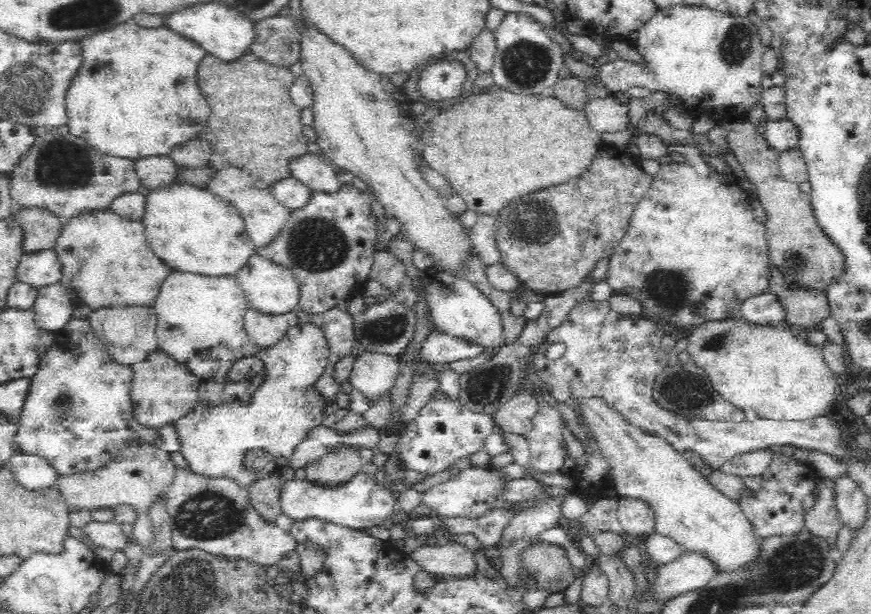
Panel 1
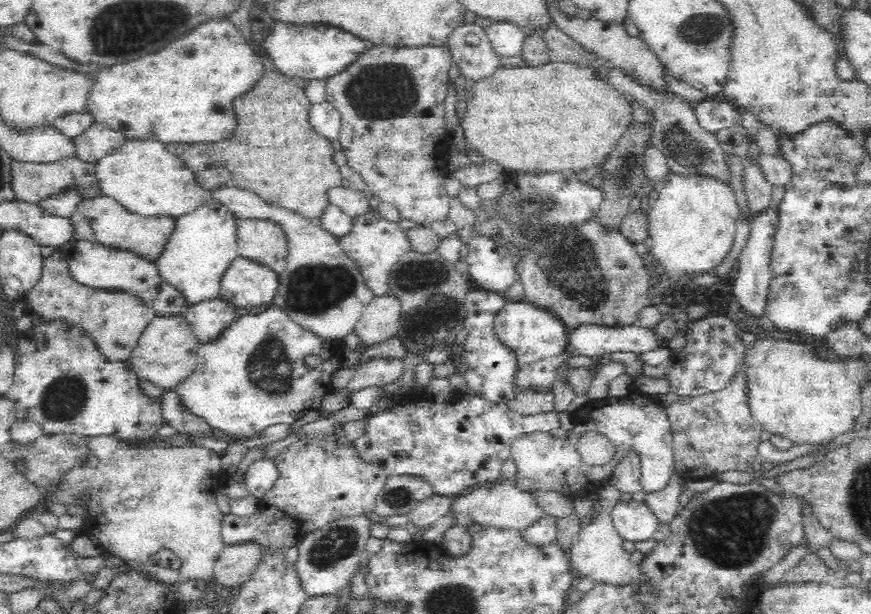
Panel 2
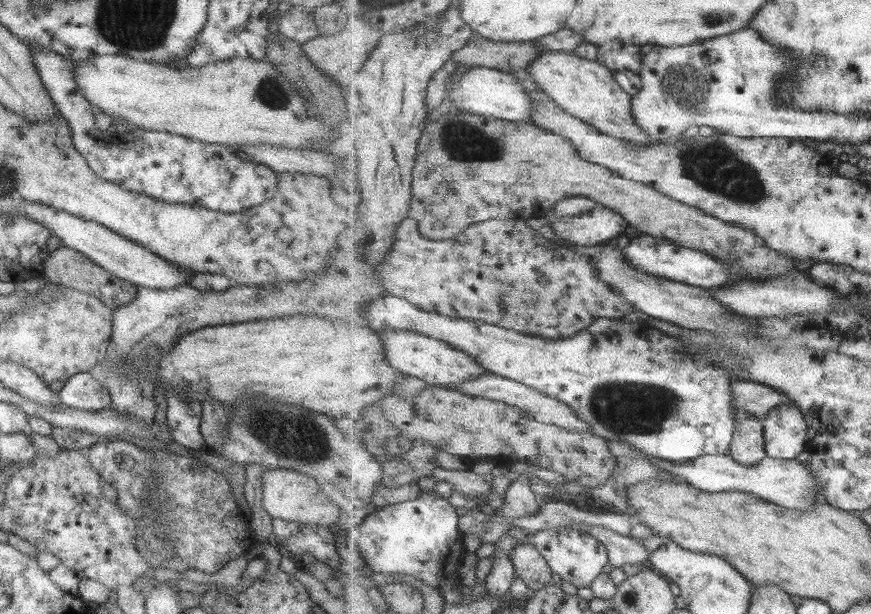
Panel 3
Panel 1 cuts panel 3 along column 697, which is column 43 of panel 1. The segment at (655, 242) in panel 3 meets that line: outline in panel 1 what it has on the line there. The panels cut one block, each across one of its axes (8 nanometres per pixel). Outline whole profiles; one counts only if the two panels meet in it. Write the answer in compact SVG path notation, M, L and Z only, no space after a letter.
M54 249L24 253L16 269L16 278L39 289L58 283L62 276L61 268L61 262Z

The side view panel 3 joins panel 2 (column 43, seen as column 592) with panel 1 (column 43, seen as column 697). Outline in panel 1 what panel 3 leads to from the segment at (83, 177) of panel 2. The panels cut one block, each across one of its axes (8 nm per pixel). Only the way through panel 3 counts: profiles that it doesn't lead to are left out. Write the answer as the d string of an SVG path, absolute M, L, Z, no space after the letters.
M40 207L17 210L16 219L24 230L24 253L55 249L55 243L64 225L51 211Z

